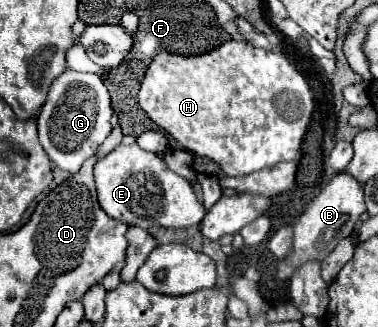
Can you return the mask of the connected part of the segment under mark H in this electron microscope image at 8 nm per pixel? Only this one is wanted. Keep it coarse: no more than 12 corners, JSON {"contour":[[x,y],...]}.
{"contour":[[158,53],[138,103],[228,177],[296,163],[314,111],[284,53]]}

